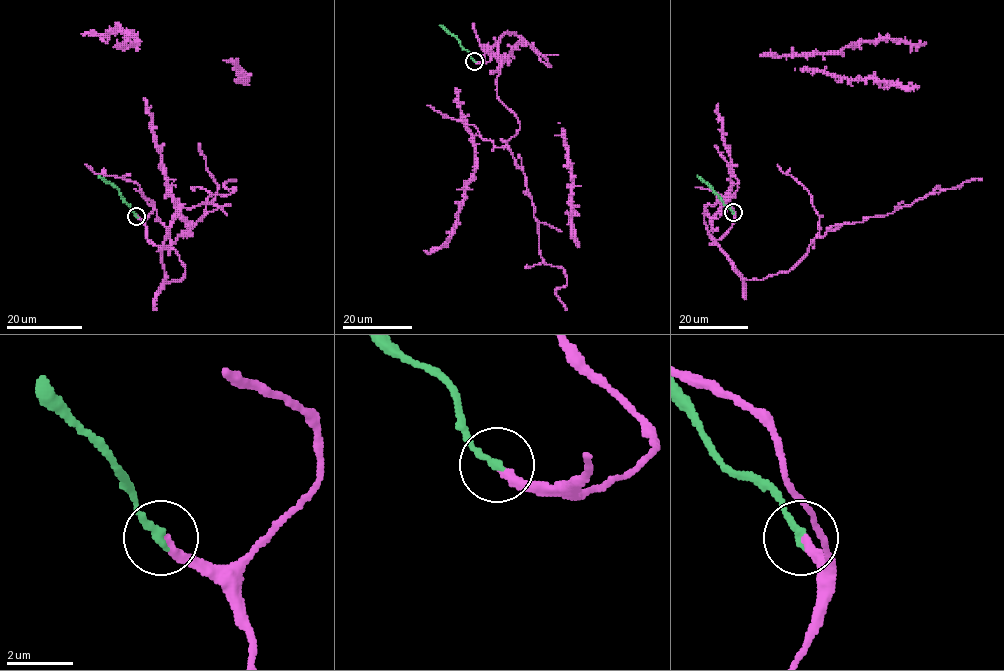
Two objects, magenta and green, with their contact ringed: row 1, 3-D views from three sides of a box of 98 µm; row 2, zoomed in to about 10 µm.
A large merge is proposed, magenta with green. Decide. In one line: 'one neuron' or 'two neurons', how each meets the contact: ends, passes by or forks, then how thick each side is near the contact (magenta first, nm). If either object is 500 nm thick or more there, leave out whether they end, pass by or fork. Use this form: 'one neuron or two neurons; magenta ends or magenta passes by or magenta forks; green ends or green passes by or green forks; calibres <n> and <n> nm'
one neuron; magenta ends; green ends; calibres 280 and 280 nm

